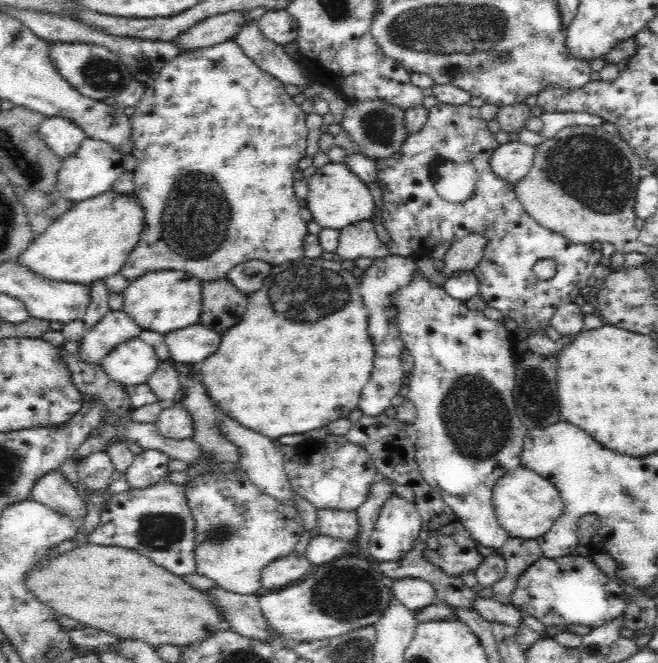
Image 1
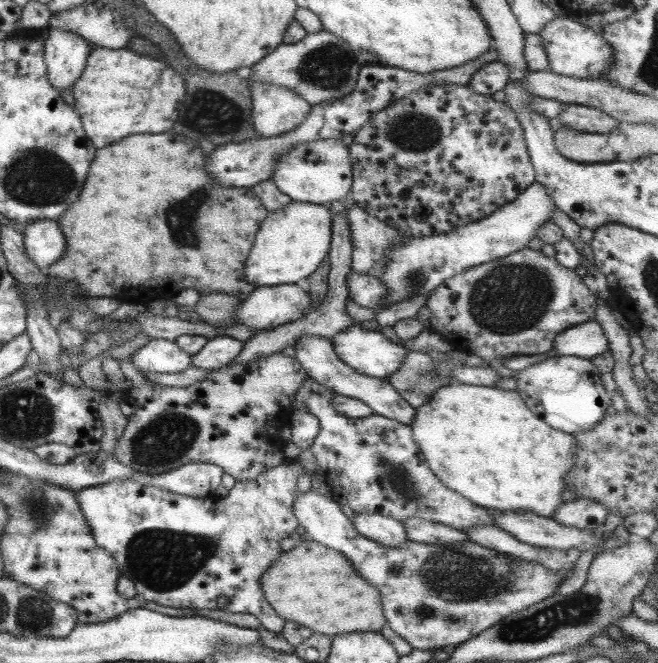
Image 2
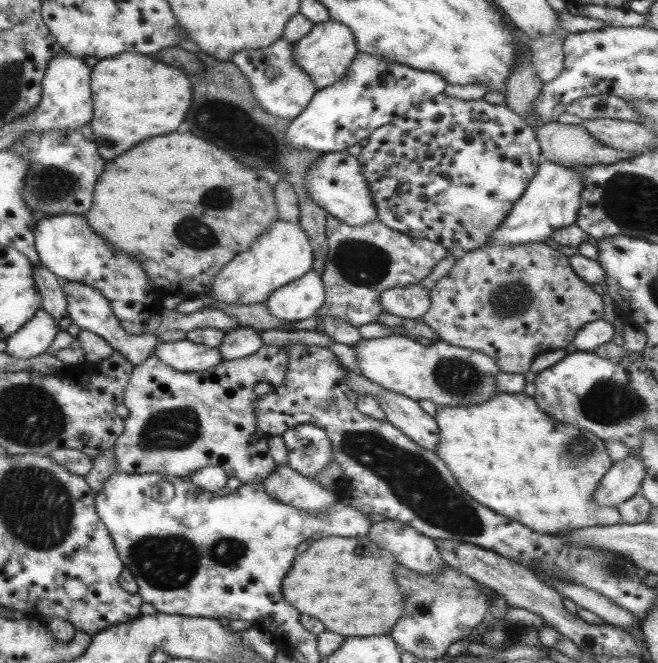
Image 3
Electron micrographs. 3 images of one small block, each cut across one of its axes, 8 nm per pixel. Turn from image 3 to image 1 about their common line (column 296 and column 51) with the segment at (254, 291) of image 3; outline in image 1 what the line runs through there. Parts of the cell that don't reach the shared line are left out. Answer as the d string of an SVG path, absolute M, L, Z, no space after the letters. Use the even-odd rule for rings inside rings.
M110 189L94 198L74 203L66 212L62 213L50 226L29 244L29 247L19 256L20 264L25 264L32 272L45 276L50 280L81 283L84 285L106 279L112 274L120 272L128 255L141 239L145 226L145 209L141 207L137 196L133 193L125 194Z

